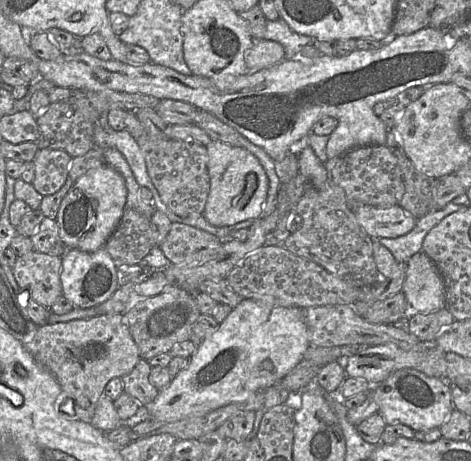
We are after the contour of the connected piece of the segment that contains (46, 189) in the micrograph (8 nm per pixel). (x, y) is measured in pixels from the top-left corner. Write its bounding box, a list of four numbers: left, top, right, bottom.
[32,148,72,196]

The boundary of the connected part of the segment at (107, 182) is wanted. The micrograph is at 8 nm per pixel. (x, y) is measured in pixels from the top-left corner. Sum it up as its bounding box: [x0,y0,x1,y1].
[56,165,127,252]

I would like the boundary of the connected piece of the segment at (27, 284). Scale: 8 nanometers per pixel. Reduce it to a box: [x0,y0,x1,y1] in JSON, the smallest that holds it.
[13,251,62,308]

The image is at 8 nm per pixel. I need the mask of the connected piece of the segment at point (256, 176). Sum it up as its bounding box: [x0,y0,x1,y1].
[203,140,269,227]

